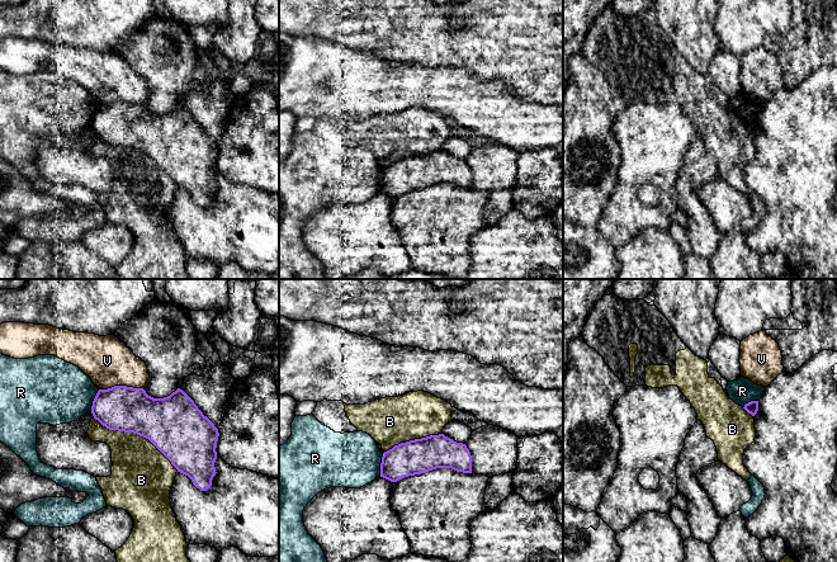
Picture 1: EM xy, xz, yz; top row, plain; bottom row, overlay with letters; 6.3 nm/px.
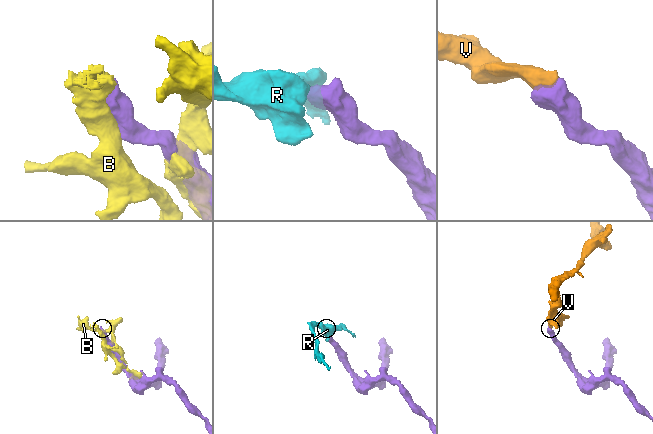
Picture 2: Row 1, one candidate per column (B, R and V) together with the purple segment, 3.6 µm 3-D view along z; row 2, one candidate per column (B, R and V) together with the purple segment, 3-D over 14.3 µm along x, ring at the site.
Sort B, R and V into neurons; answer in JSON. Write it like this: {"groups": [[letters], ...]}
{"groups": [["B"], ["R"], ["V"]]}

